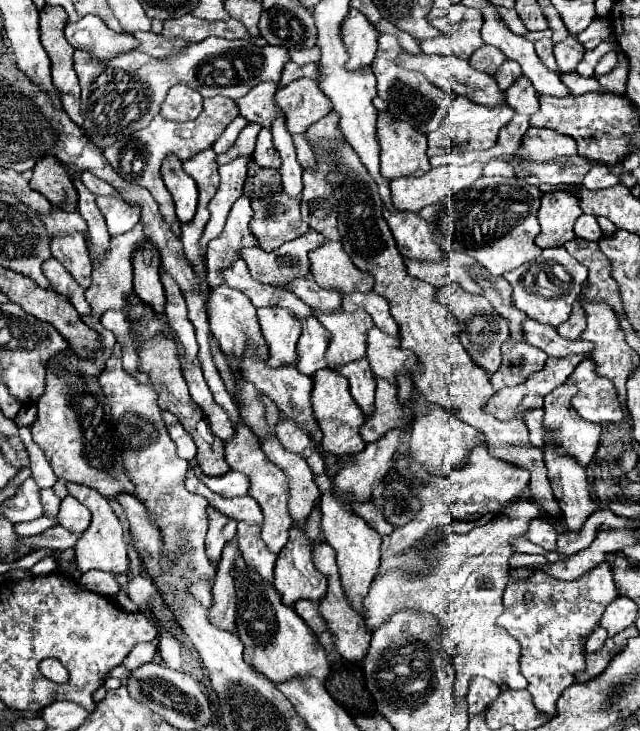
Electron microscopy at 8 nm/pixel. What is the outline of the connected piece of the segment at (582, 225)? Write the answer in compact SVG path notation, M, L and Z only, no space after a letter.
M581 215L577 221L575 221L575 235L579 239L587 239L587 241L597 241L603 233L601 233L601 227L597 223L597 219L593 215Z

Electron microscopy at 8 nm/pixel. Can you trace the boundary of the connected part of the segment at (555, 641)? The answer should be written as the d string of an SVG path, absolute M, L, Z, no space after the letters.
M605 561L575 581L561 581L543 571L535 571L527 581L511 579L507 583L499 625L521 645L521 673L529 683L527 691L539 711L555 715L557 699L575 683L573 673L585 667L583 639L599 627L605 607L617 597L619 593Z

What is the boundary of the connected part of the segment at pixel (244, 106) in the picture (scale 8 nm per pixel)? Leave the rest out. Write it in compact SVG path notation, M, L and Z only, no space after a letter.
M271 81L259 83L245 97L235 99L235 105L239 107L239 115L245 117L247 121L255 121L265 129L269 129L271 121L279 115L273 95L275 95L275 83Z

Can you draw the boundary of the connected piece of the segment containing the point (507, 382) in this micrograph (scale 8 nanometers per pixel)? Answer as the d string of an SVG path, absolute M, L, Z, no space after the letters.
M507 339L507 343L503 343L501 357L501 367L491 377L495 391L521 383L529 373L543 369L547 361L547 355L541 349L529 343L515 343L515 339Z

